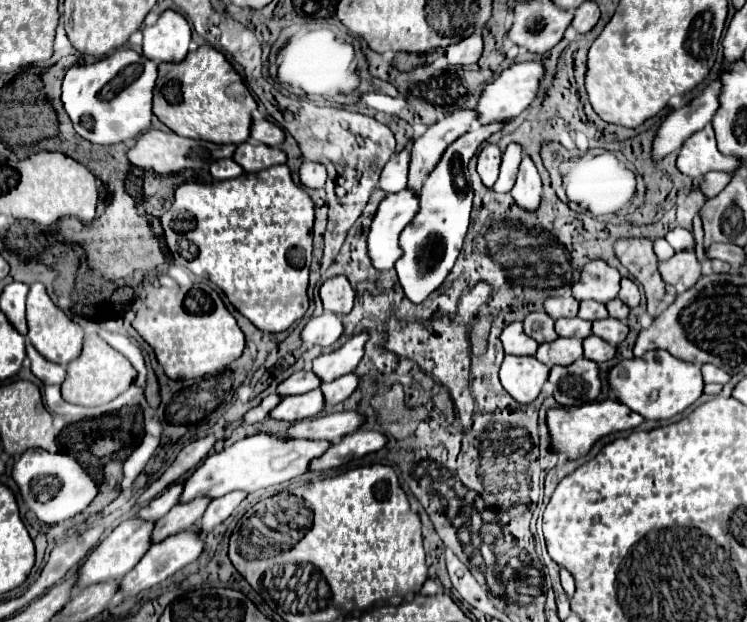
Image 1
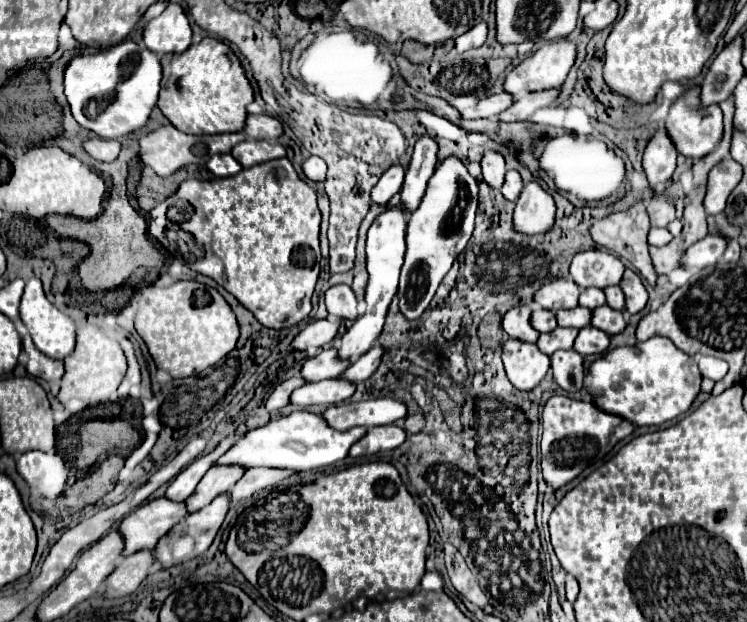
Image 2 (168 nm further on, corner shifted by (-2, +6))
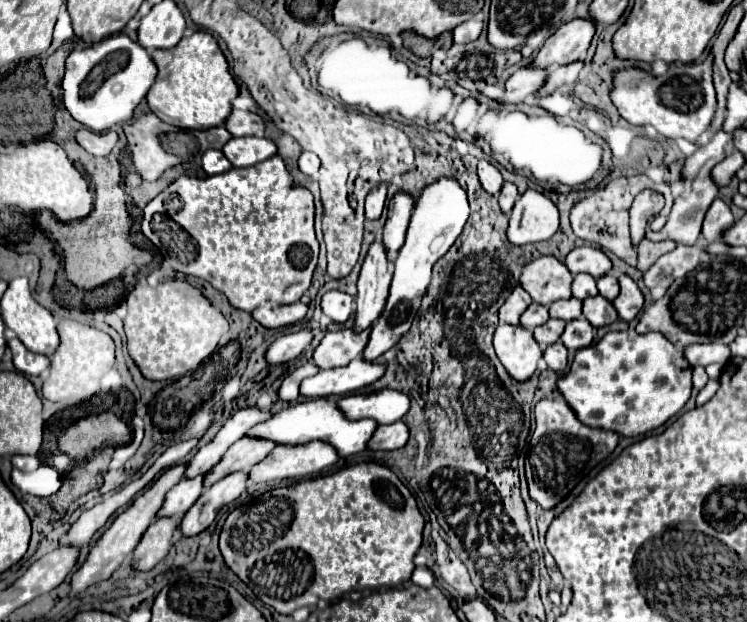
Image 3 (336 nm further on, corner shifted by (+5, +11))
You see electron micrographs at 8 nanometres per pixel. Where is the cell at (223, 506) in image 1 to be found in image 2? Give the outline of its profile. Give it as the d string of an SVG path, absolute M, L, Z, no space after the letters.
M258 467L258 469L248 469L246 475L230 489L230 495L232 495L232 501L238 501L238 499L246 499L250 495L254 495L256 491L260 489L266 489L266 487L272 487L276 483L280 483L282 479L288 479L296 473L292 473L292 469L264 469L264 467Z

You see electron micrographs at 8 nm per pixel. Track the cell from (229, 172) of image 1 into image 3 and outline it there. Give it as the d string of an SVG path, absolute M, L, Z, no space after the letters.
M207 150L203 154L203 170L211 176L211 174L221 174L227 172L231 168L231 162L223 156L221 150Z

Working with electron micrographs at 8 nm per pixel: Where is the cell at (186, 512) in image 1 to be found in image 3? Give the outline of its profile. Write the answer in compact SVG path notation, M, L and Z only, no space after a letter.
M249 438L237 440L221 456L221 460L209 472L205 472L203 490L209 490L217 480L229 476L231 472L247 472L253 464L261 462L271 452L273 446L275 444L269 444L265 440L249 440Z

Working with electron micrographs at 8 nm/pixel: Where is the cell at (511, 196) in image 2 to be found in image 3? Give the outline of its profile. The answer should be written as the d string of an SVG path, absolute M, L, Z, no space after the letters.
M505 182L503 188L501 188L501 192L499 192L499 204L501 204L503 212L507 212L507 214L511 212L511 208L513 208L517 196L519 196L517 186L515 186L513 182Z

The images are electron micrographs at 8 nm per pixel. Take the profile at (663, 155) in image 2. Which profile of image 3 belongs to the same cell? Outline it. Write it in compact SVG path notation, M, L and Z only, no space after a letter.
M645 190L639 196L635 196L635 202L631 206L631 236L633 236L633 244L639 244L639 240L645 236L647 222L661 212L663 204L665 204L663 196L657 194L655 190Z

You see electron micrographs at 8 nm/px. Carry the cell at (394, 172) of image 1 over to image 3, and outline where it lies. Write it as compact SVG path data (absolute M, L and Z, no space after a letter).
M377 184L375 188L371 188L371 192L365 198L365 216L379 218L385 206L385 198L387 198L387 184Z

